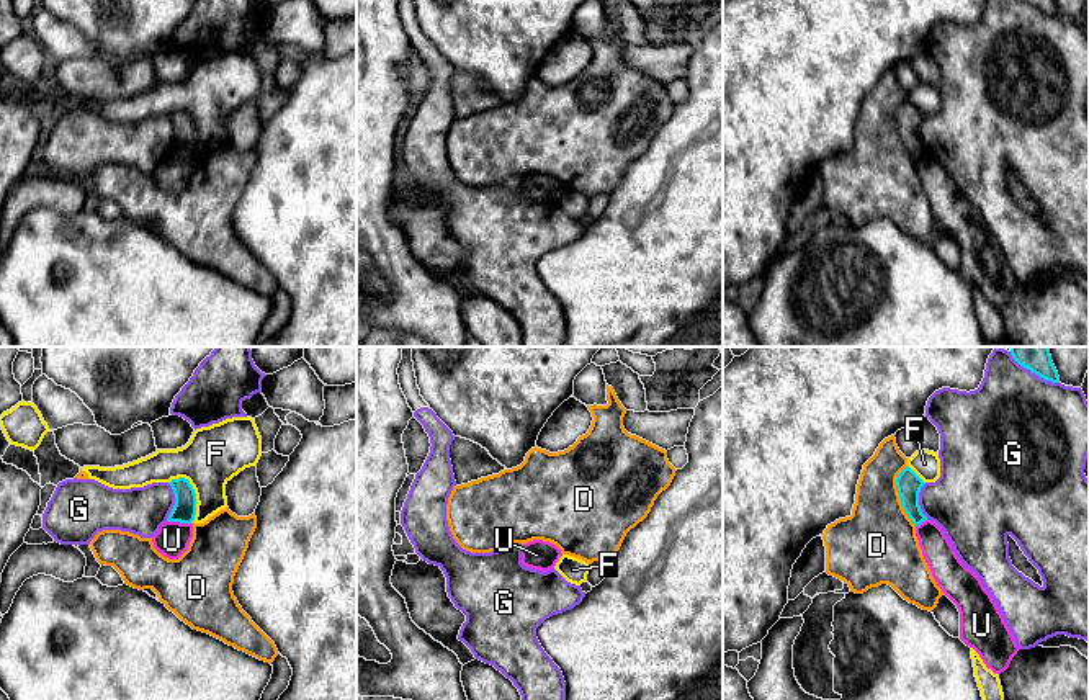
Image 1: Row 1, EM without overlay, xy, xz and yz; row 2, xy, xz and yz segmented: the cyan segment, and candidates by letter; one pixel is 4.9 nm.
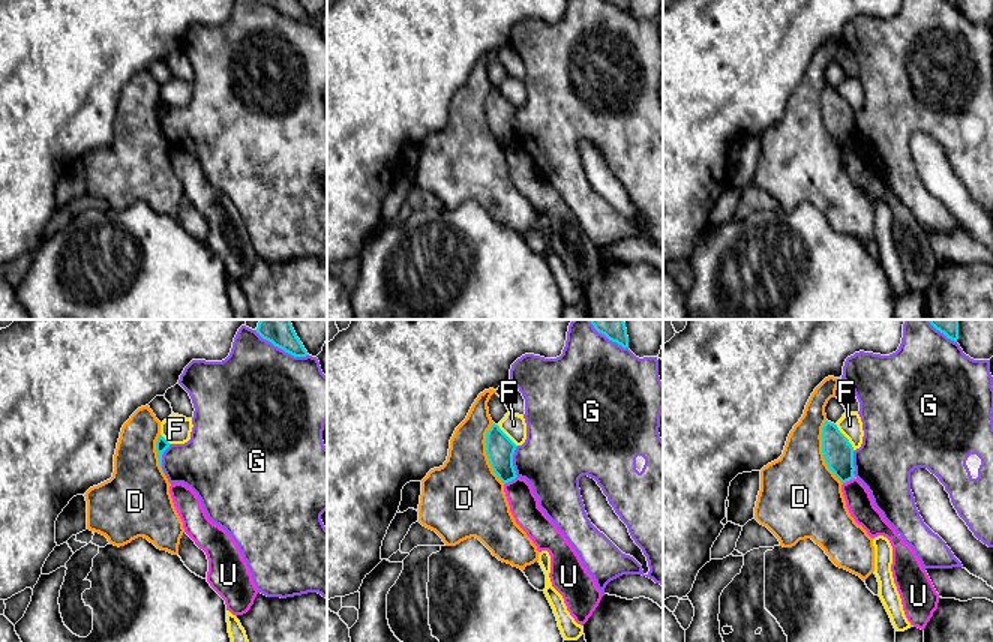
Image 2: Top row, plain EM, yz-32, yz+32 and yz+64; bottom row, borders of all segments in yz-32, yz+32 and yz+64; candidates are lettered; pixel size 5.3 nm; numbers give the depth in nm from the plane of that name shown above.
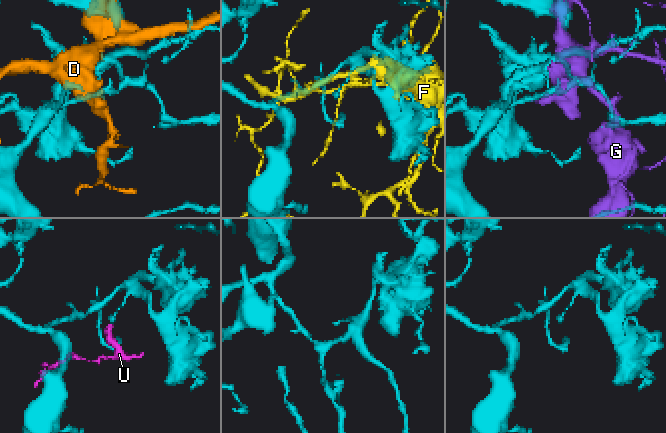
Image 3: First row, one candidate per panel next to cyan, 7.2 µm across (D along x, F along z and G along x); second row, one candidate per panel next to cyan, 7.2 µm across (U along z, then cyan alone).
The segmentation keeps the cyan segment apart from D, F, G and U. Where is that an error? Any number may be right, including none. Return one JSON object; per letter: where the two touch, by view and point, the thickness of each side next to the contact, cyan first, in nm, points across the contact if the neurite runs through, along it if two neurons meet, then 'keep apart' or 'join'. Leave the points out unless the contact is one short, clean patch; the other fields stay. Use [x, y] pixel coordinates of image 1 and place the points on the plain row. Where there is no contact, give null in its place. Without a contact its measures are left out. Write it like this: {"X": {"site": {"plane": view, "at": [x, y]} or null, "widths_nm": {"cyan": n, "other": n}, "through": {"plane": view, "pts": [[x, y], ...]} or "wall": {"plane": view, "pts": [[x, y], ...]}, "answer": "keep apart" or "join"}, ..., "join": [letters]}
{"D": {"site": {"plane": "yz", "at": [900, 130]}, "widths_nm": {"cyan": 120, "other": 380}, "answer": "keep apart"}, "F": {"site": {"plane": "xy", "at": [193, 126]}, "widths_nm": {"cyan": 120, "other": 280}, "answer": "keep apart"}, "G": {"site": {"plane": "xy", "at": [175, 134]}, "widths_nm": {"cyan": 120, "other": 240}, "answer": "keep apart"}, "U": {"site": {"plane": "xy", "at": [179, 154]}, "widths_nm": {"cyan": 120, "other": 170}, "wall": {"plane": "xy", "pts": [[167, 152], [190, 157]]}, "answer": "keep apart"}, "join": []}

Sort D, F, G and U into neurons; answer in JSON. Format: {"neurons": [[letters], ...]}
{"neurons": [["D"], ["F"], ["G"], ["U"]]}

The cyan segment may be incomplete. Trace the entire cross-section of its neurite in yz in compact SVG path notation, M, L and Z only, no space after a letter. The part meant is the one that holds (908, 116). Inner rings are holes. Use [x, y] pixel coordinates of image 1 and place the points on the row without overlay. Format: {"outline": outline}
{"outline": "M906 100L896 111L903 142L916 160L927 154L919 139L919 126L924 118L925 116L909 100Z"}

